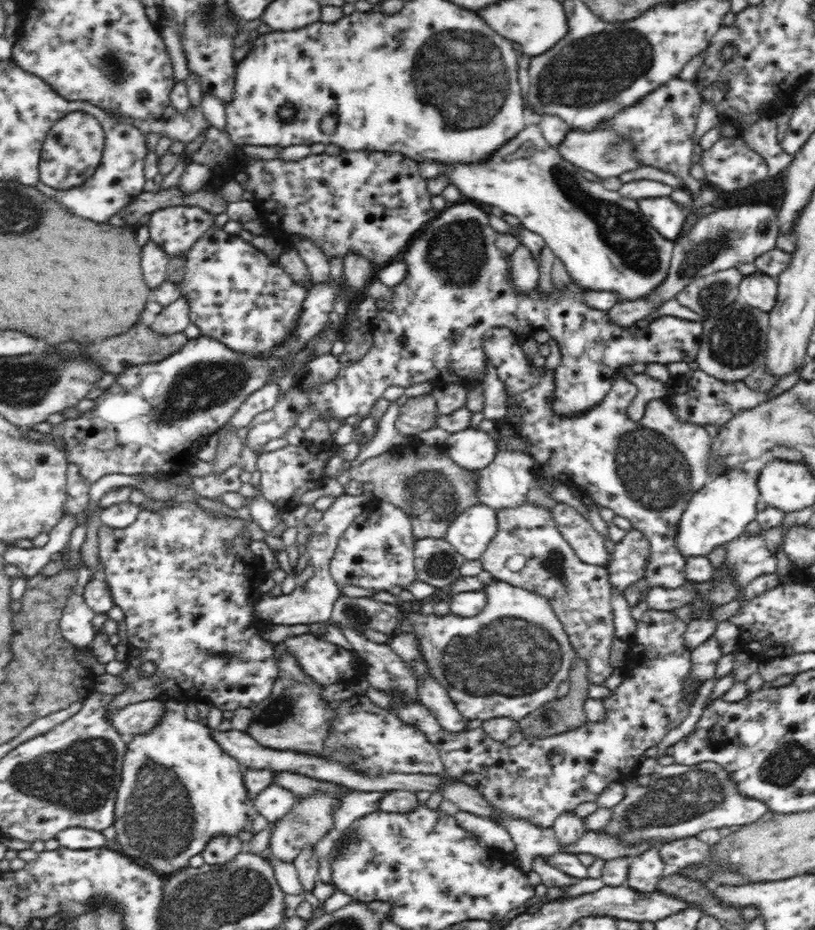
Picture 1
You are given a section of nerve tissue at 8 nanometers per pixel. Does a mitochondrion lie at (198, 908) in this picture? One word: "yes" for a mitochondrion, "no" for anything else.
yes

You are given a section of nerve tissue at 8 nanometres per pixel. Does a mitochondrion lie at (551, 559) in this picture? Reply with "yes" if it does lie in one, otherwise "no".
yes

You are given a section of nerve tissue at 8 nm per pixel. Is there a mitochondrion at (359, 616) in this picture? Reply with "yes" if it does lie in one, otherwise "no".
yes

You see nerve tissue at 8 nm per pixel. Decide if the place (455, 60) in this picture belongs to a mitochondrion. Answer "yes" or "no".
yes

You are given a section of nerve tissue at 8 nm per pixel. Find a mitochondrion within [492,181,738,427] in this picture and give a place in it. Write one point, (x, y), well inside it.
(711, 295)

